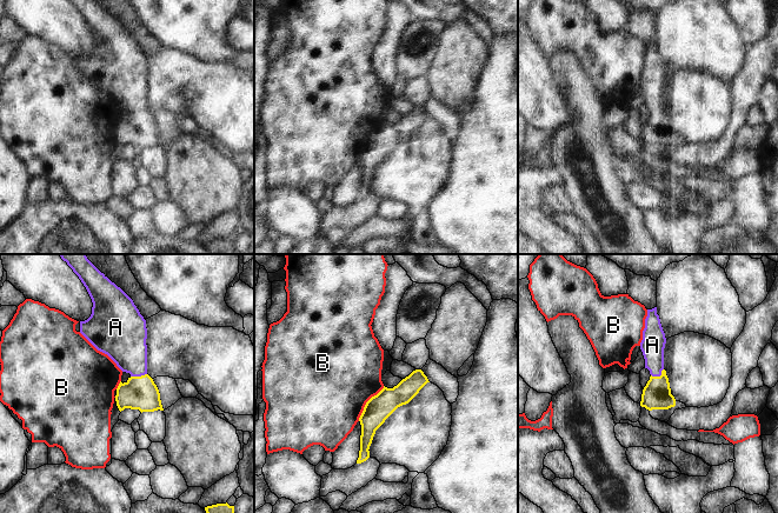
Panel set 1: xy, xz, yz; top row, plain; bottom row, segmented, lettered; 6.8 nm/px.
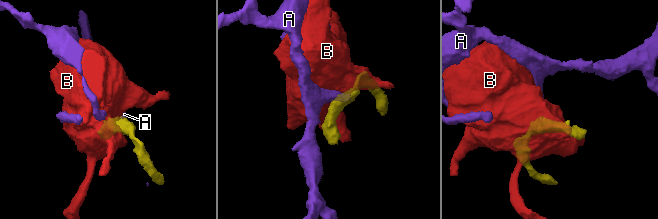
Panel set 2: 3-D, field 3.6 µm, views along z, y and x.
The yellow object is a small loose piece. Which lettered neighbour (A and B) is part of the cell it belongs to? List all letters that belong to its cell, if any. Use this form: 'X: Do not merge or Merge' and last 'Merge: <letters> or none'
A: Merge
B: Do not merge
Merge: A.

